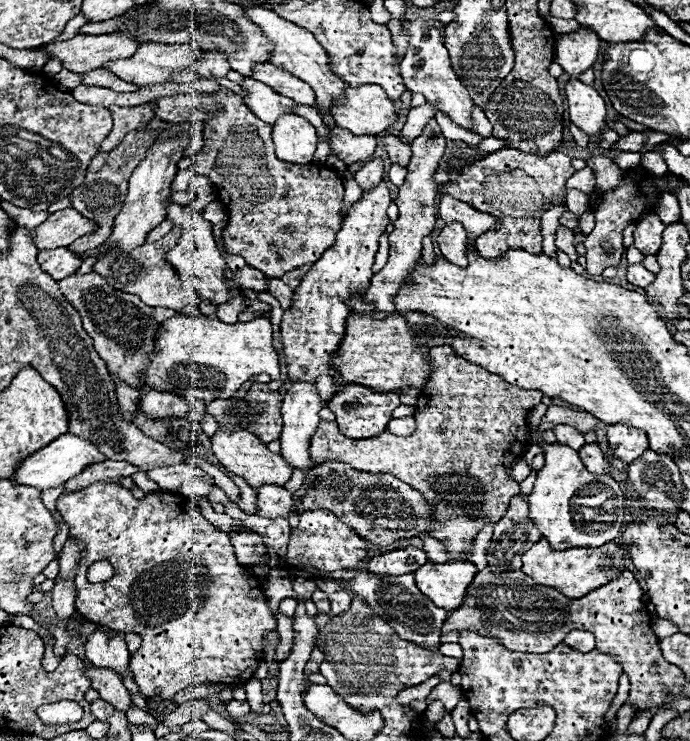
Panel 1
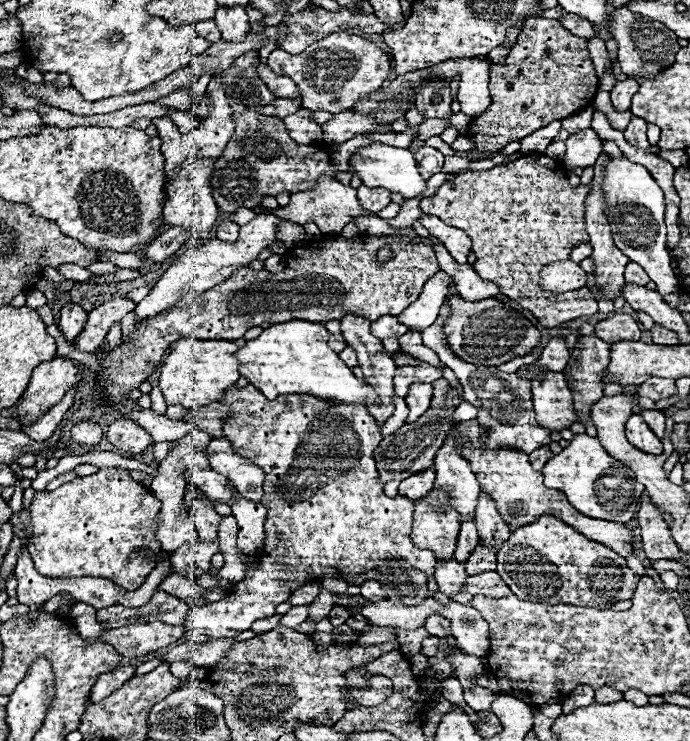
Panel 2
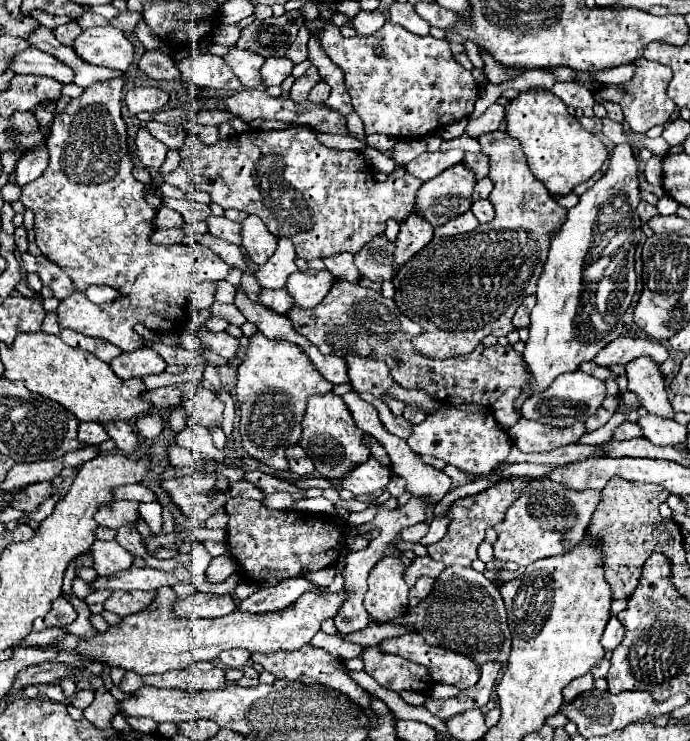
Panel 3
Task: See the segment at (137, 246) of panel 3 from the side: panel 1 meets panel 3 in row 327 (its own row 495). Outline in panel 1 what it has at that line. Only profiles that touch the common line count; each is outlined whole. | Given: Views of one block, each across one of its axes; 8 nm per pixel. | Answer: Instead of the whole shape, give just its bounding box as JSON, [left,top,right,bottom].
[56,482,276,700]

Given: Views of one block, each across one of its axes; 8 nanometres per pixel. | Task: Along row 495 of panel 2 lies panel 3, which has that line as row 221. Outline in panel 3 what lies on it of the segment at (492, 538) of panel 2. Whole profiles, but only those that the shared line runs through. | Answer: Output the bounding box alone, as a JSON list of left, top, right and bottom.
[472,200,494,222]

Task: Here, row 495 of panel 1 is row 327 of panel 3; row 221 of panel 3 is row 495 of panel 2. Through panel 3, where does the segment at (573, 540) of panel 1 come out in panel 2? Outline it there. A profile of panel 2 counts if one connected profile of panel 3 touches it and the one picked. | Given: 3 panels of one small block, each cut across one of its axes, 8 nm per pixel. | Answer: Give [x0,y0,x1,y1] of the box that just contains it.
[544,434,642,522]

